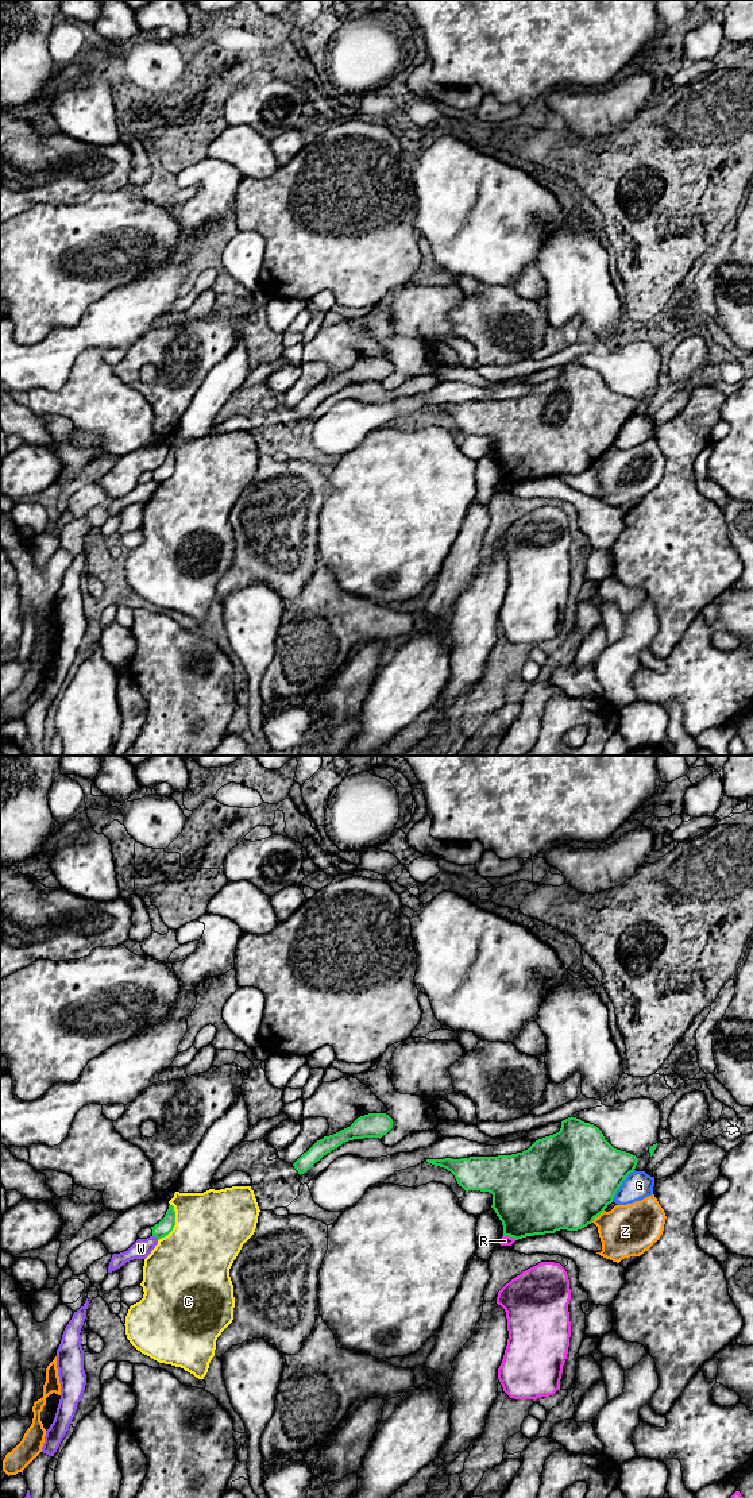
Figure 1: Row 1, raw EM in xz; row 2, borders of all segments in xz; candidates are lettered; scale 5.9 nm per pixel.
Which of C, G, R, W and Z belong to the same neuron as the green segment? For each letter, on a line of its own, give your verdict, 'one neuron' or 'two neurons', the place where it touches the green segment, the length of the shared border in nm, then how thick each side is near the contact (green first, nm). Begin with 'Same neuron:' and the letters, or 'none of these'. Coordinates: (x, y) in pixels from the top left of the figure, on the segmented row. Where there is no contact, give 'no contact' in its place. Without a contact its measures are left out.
Same neuron: none of these
C: two neurons; meets green in xz at (174, 1224); contact 240 nm long; 90 nm thick on the green side, 440 nm on the other
G: two neurons; meets green in xz at (621, 1184); contact 240 nm long; 480 nm thick on the green side, 170 nm on the other
R: two neurons; meets green in xz at (510, 1236); contact 80 nm long; 420 nm thick on the green side, 60 nm on the other
W: two neurons; meets green in xz at (155, 1236); contact 50 nm long; 90 nm thick on the green side, 110 nm on the other
Z: two neurons; meets green in xz at (597, 1216); contact 110 nm long; 500 nm thick on the green side, 320 nm on the other

